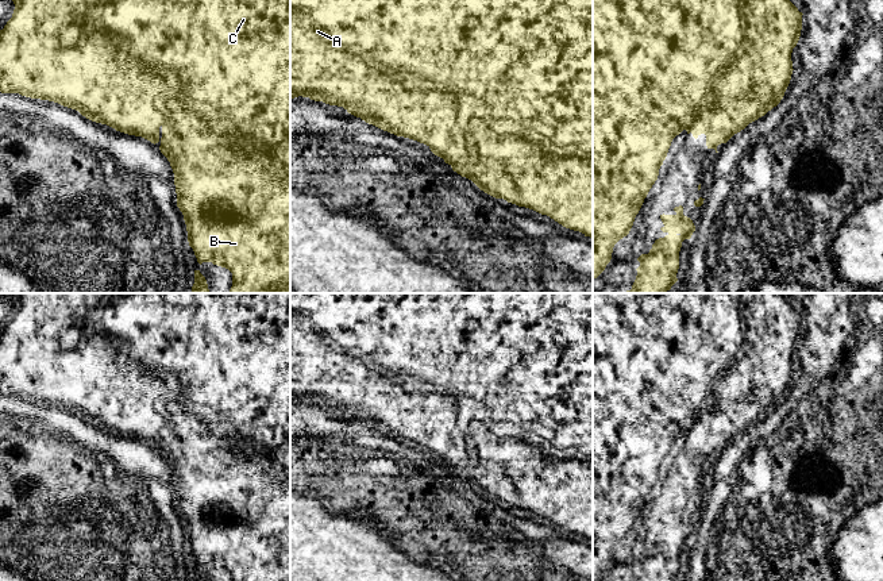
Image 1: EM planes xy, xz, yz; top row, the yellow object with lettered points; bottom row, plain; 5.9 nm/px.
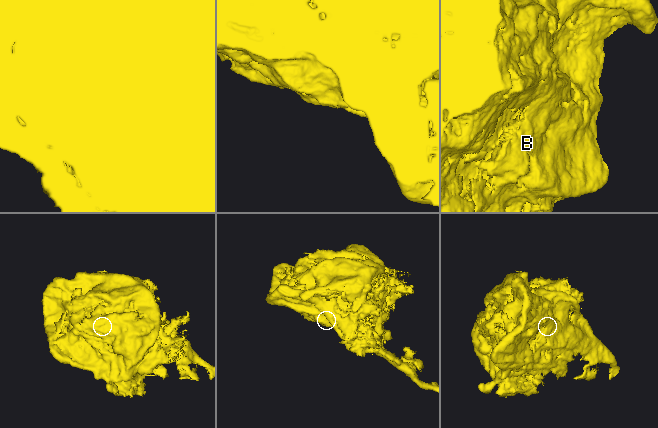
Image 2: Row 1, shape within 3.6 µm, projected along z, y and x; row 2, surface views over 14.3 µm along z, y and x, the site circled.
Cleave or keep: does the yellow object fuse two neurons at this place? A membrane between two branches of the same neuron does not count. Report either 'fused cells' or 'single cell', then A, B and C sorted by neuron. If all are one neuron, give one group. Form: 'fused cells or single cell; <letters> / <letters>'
single cell; A B C

